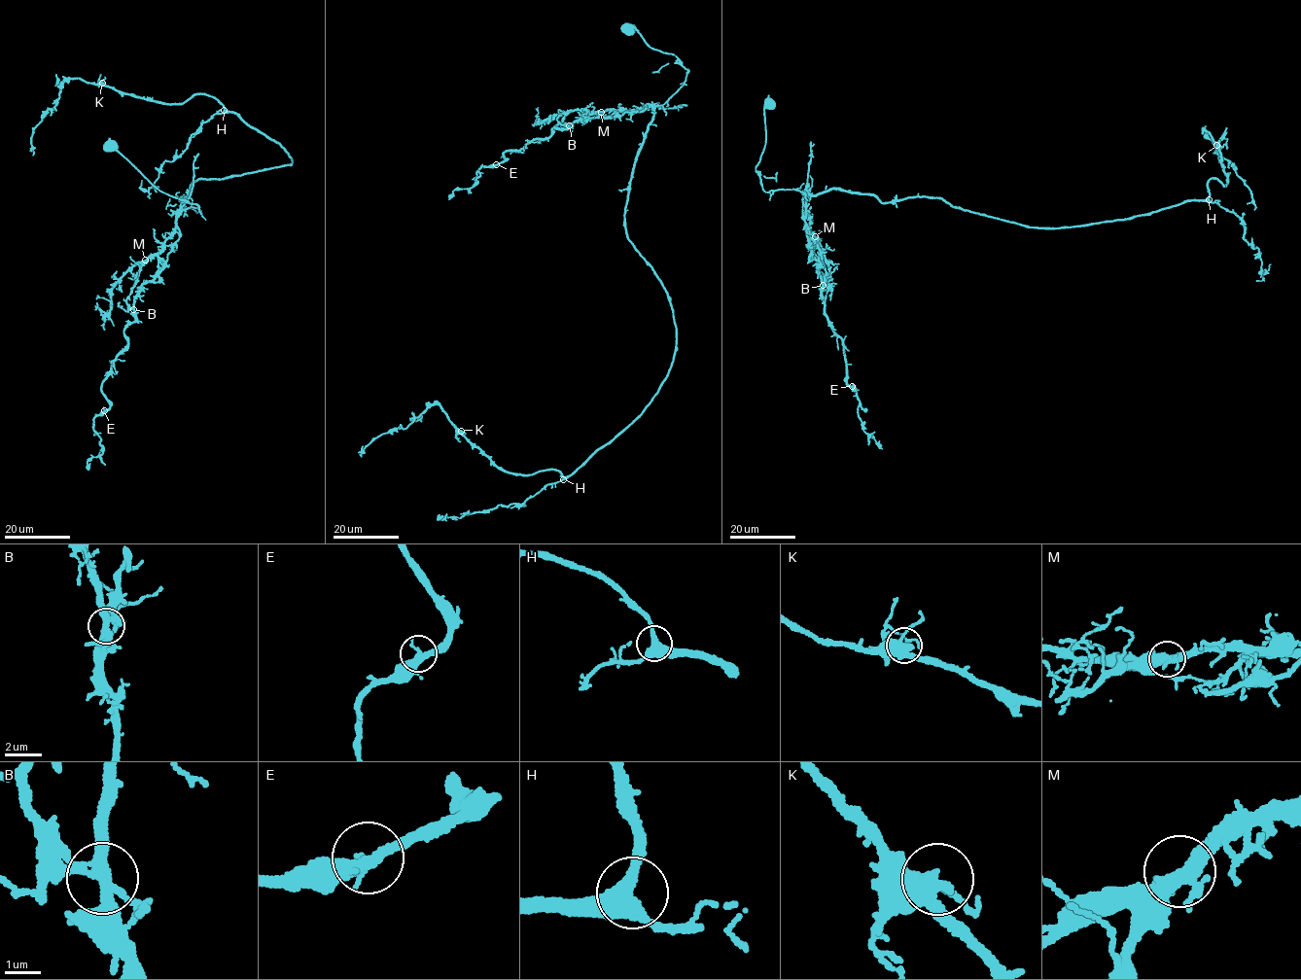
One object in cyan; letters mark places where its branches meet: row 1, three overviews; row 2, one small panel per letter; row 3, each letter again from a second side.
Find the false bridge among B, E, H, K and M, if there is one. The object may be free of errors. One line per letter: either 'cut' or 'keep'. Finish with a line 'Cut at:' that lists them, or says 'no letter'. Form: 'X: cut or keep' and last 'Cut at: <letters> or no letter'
B: cut
E: keep
H: keep
K: keep
M: keep
Cut at: B

